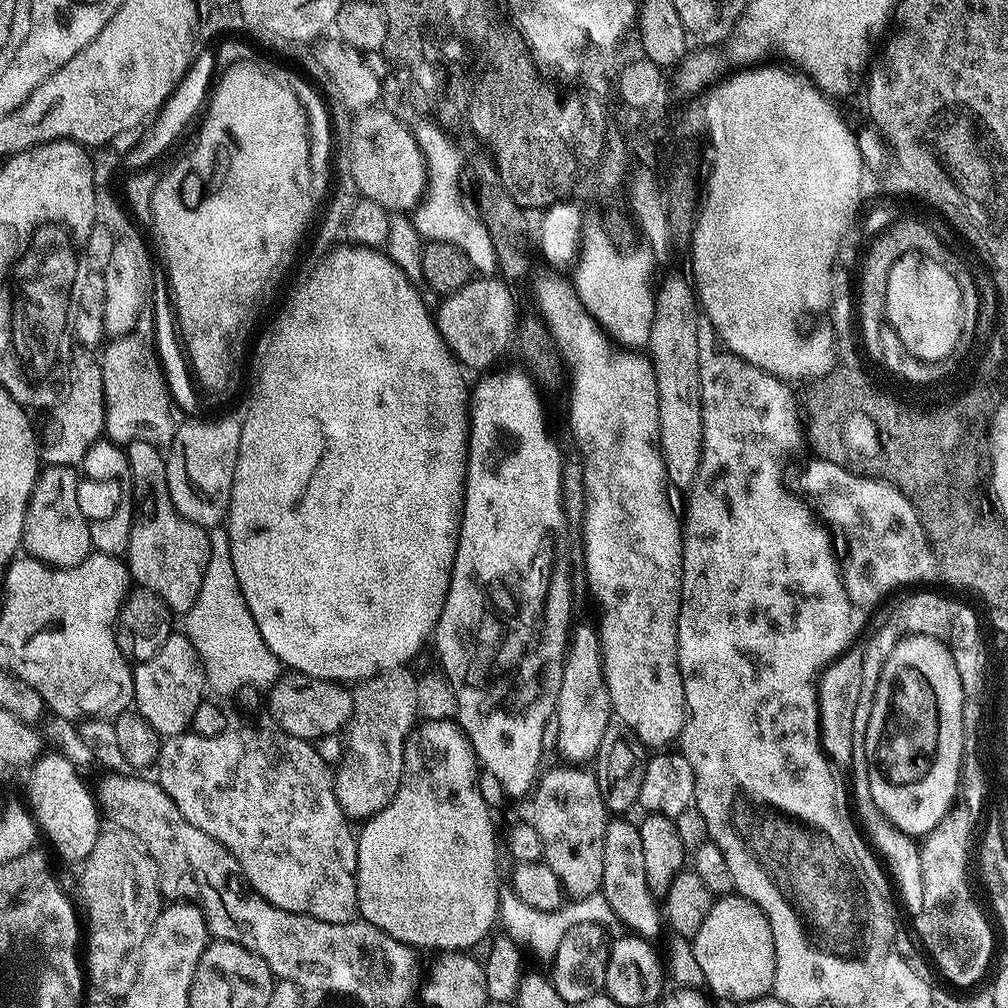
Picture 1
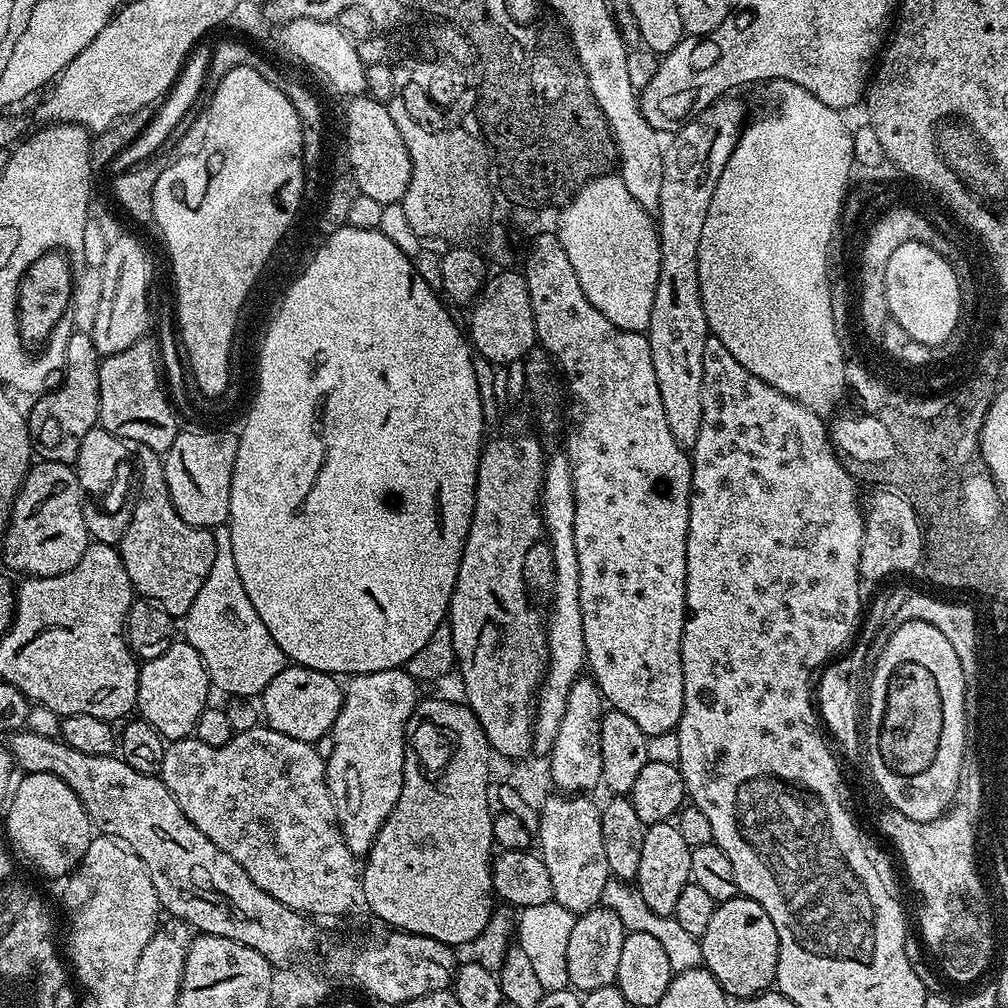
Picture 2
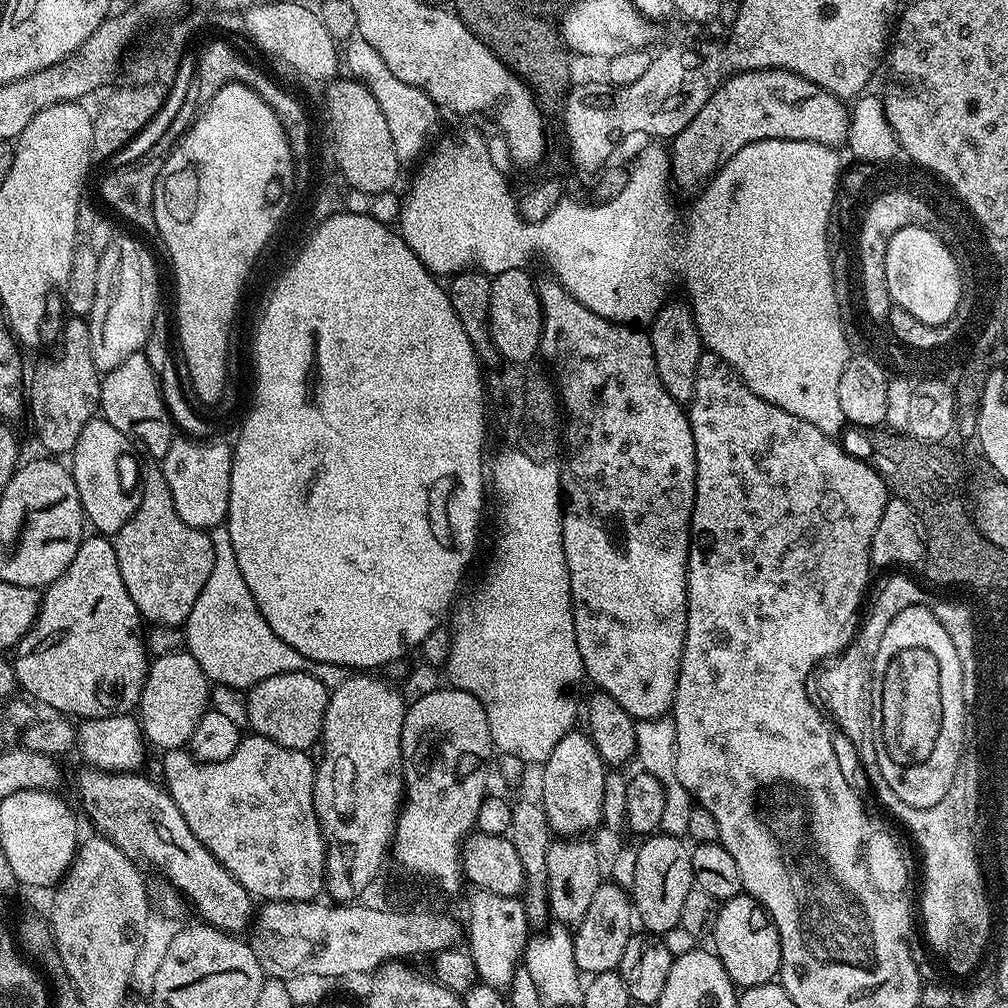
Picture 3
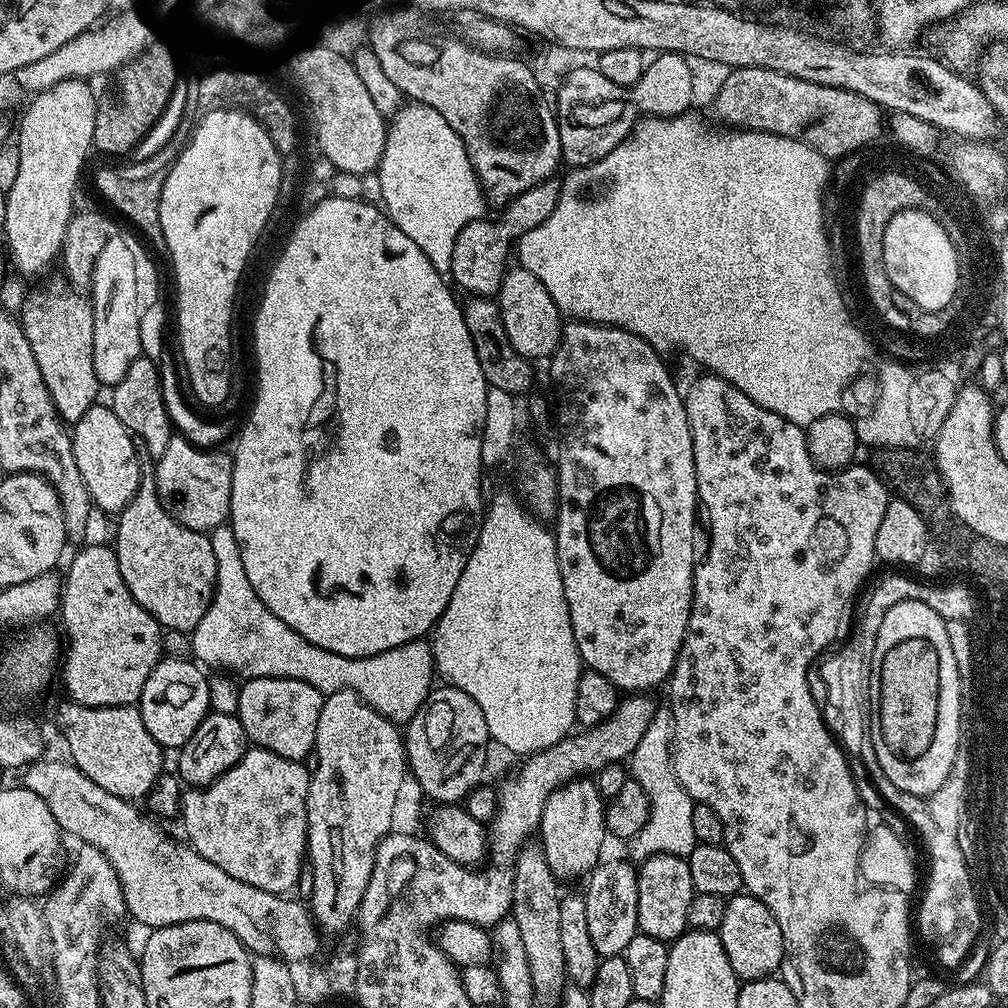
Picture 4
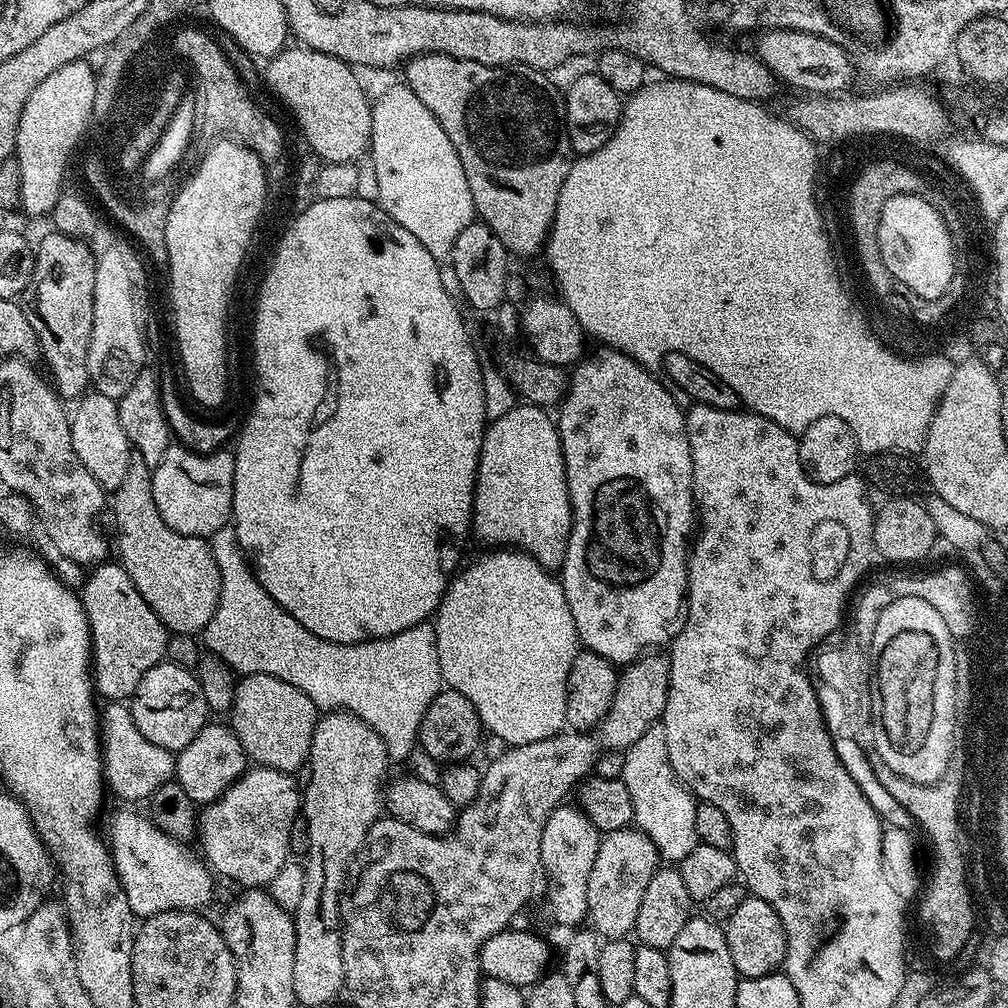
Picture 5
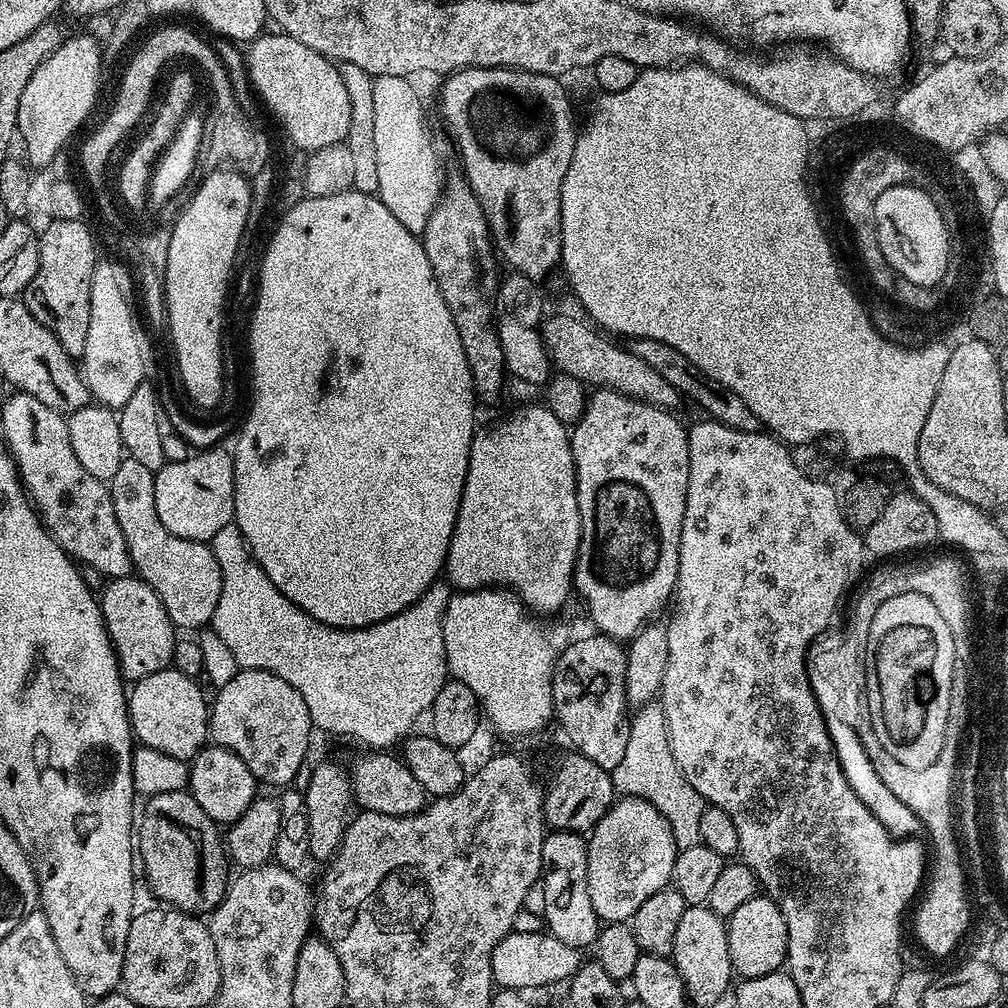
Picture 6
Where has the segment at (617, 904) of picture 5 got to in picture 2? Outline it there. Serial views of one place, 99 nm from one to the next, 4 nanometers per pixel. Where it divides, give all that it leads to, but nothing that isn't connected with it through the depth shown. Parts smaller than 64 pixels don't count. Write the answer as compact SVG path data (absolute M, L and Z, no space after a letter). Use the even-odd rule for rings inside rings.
M597 906L575 917L575 924L563 947L566 950L569 985L577 993L583 994L590 990L598 990L607 984L615 984L618 974L618 957L622 954L625 935L622 920L610 908Z

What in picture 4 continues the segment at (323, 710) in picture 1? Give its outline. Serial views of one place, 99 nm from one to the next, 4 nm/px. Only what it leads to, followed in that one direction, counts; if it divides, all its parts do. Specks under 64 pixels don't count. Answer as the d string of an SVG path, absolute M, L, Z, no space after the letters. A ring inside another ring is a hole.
M254 676L240 684L236 715L255 747L270 750L282 758L304 762L307 756L313 755L316 746L318 714L322 714L324 698L325 693L306 682Z

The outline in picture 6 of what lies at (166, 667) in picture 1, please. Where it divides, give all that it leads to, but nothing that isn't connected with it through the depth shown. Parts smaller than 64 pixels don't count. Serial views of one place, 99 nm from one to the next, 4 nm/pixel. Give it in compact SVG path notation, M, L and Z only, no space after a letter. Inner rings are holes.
M171 666L158 670L146 678L135 681L127 693L128 721L132 723L132 735L143 747L153 748L170 758L191 761L205 747L209 739L209 701L196 685L193 677L182 674Z

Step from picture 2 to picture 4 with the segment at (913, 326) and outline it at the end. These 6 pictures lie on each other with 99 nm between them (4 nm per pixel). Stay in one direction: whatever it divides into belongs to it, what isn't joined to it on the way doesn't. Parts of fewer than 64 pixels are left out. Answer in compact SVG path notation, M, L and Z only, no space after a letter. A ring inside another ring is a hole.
M908 212L893 220L891 226L886 226L882 258L888 281L895 291L917 303L922 311L930 311L947 303L955 287L956 262L933 213Z

